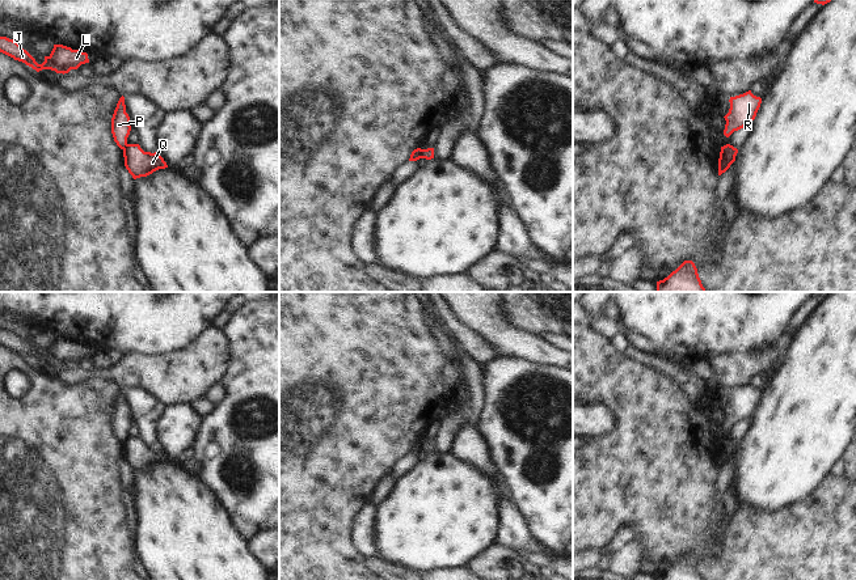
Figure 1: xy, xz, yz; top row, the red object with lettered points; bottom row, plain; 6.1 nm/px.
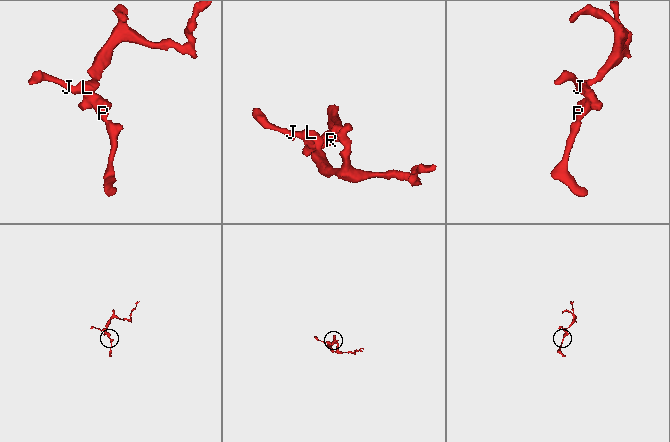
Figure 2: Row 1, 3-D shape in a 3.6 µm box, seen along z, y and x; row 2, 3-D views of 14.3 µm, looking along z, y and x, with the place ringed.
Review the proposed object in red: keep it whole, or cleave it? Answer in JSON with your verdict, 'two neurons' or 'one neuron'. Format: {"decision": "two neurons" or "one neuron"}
{"decision": "two neurons"}

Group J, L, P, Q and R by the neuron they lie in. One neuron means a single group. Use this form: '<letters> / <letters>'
J L P R / Q

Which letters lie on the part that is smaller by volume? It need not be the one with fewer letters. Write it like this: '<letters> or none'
Q.

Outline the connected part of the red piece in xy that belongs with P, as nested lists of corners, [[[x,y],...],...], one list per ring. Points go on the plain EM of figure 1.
[[[122,389],[111,411],[111,427],[114,435],[121,443],[125,443],[127,440],[127,431],[130,428],[130,424],[130,410],[126,406],[125,390]]]

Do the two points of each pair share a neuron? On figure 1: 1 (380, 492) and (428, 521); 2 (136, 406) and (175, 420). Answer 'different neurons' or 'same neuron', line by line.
1: different neurons
2: different neurons

